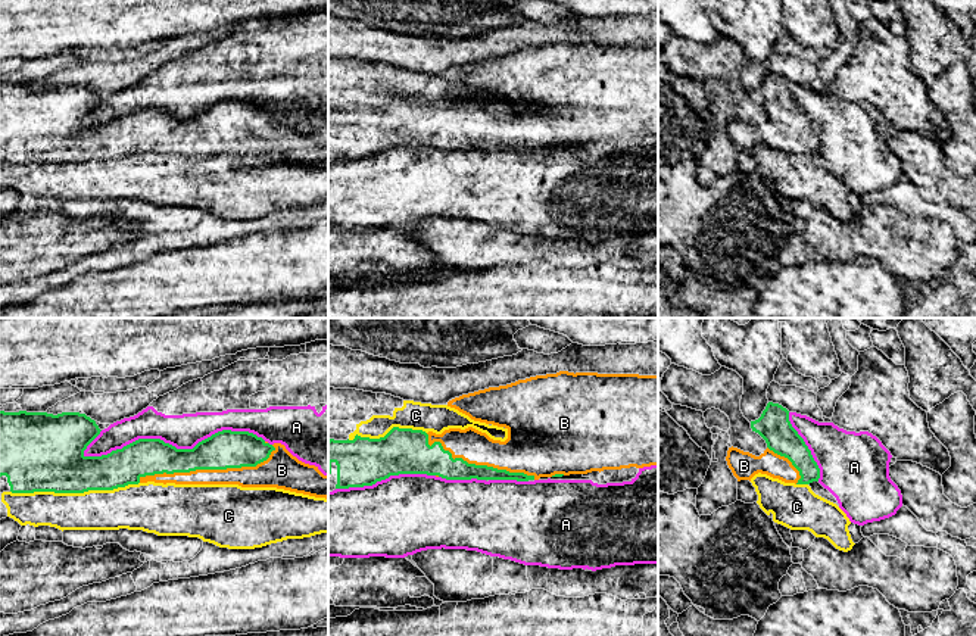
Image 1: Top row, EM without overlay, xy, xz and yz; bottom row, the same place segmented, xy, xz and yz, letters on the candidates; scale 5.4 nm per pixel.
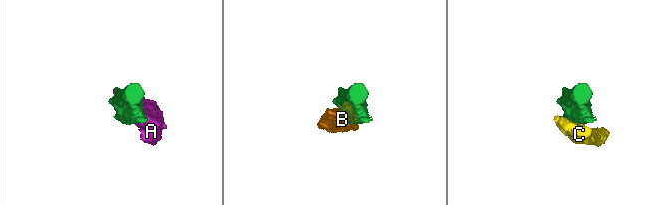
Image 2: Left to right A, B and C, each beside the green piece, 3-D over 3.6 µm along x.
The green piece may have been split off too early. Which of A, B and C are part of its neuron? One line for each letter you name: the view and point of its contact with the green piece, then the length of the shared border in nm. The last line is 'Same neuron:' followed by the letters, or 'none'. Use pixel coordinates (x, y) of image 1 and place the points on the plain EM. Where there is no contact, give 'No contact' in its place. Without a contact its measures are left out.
B: Touches green at xy (206, 139). Shared border 750 nm
Same neuron: B

